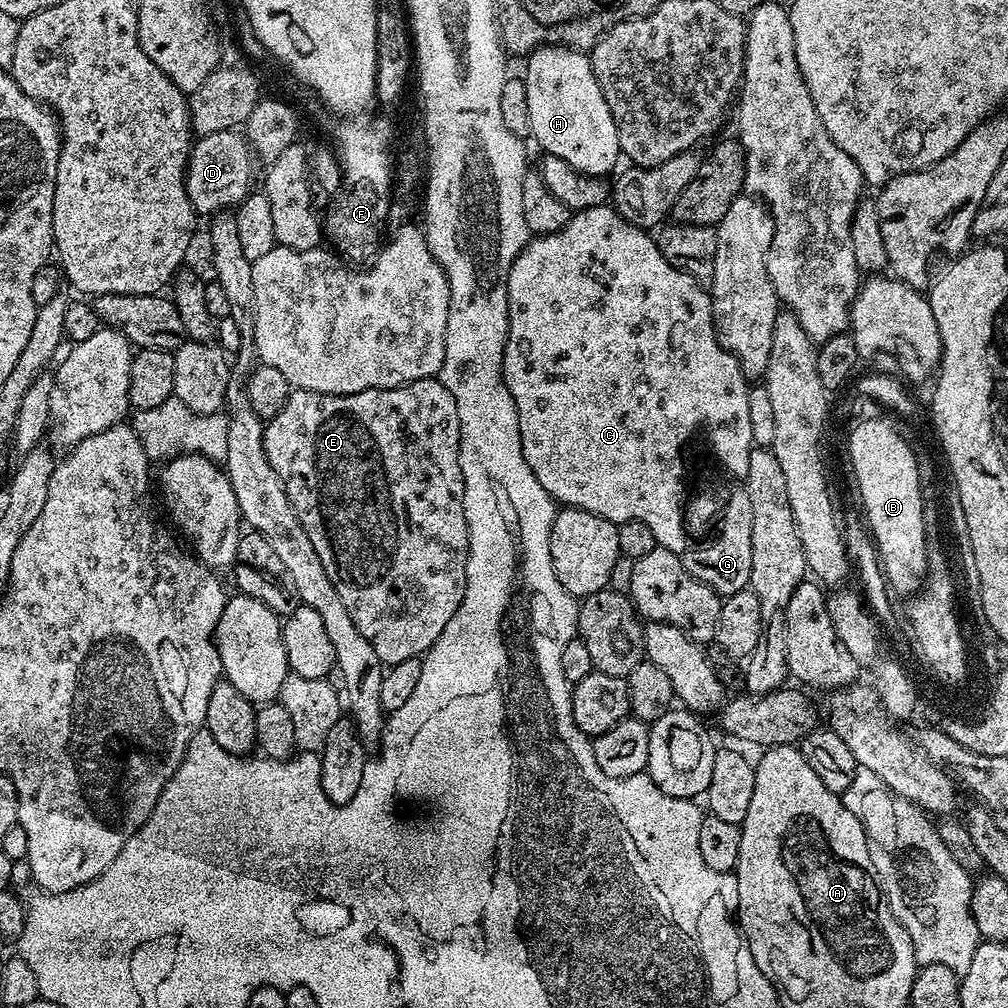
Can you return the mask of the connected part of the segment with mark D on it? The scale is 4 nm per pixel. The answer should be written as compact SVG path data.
M235 131L215 132L199 137L188 154L188 170L184 173L186 194L197 217L208 218L213 214L238 206L253 191L252 160L254 153L247 139Z

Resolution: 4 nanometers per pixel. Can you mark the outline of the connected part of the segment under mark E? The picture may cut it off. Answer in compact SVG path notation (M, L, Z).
M436 378L410 382L397 388L371 388L341 396L297 388L289 391L286 406L265 423L264 449L270 466L274 466L274 474L278 474L284 483L286 494L298 514L298 522L302 522L306 534L310 534L310 542L314 542L314 550L318 550L318 558L322 558L322 566L326 566L326 574L330 574L334 590L338 590L338 598L342 598L346 610L350 610L350 618L354 618L354 626L362 630L362 638L374 646L374 654L378 654L385 666L423 657L434 642L438 642L438 634L446 630L446 622L454 618L454 610L458 610L466 590L468 523L464 513L458 406L450 390L446 390Z

